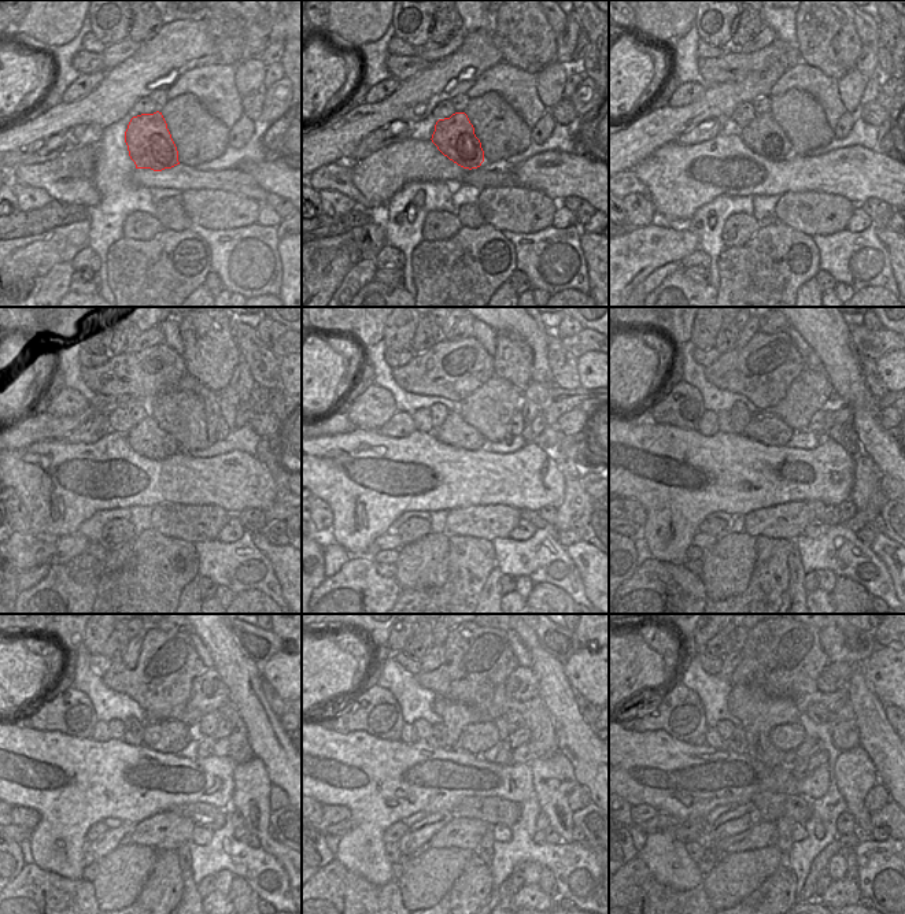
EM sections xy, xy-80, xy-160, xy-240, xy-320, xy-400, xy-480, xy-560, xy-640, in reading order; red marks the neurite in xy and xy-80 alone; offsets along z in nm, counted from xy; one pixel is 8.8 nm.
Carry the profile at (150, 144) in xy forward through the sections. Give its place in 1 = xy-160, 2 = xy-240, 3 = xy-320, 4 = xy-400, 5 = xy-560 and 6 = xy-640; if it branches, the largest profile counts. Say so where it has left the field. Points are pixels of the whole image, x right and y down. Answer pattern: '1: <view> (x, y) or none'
1: xy-160 (763, 136)
2: xy-240 (147, 439)
3: xy-320 (455, 432)
4: xy-400 (767, 428)
5: xy-560 (476, 737)
6: xy-640 (790, 736)

